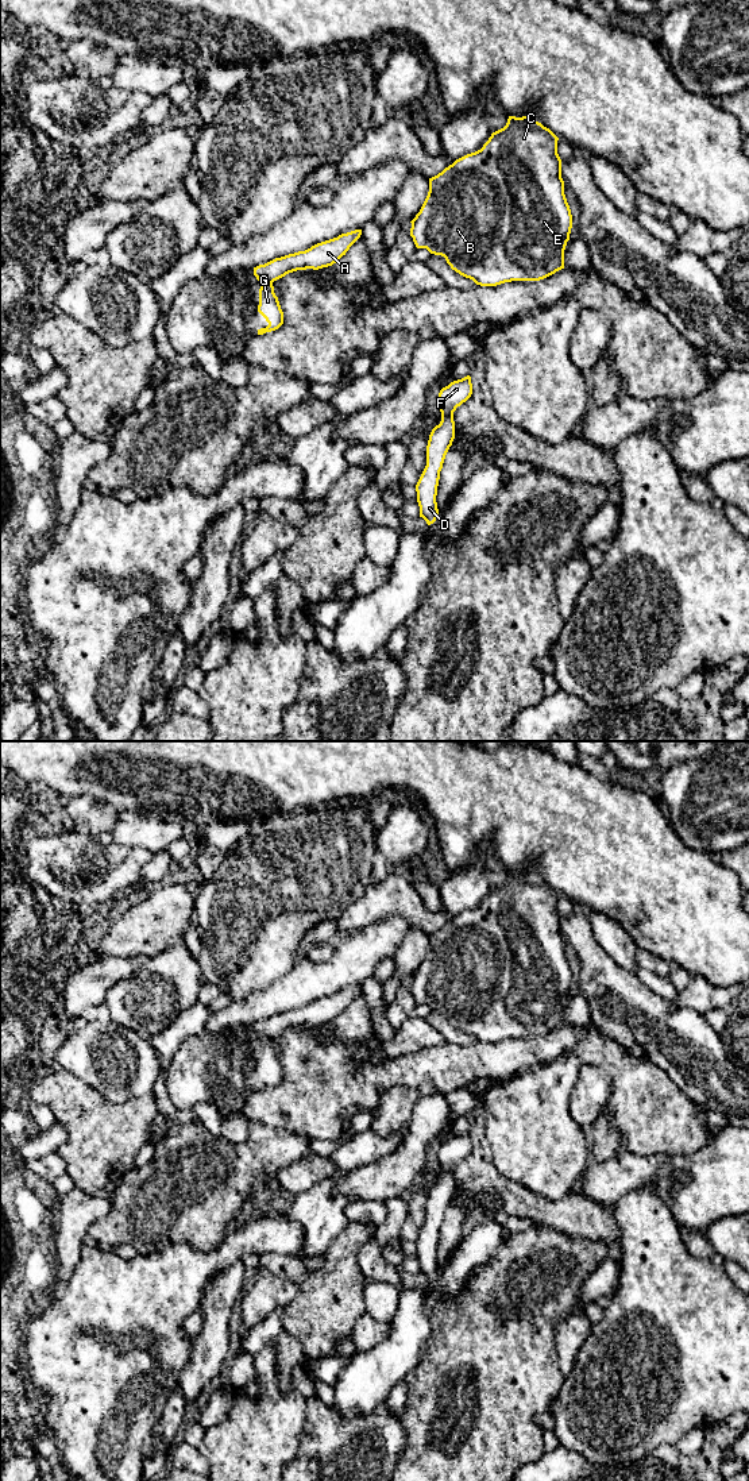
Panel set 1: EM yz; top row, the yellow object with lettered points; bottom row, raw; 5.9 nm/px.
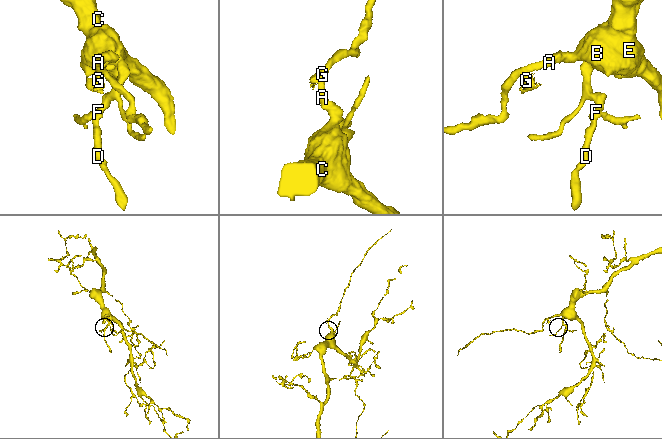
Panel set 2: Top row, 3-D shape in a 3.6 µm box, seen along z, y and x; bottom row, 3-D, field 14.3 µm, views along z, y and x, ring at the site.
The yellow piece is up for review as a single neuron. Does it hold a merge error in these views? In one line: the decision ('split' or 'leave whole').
split

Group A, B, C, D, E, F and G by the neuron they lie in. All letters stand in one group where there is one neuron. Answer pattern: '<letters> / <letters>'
A B C D E F / G

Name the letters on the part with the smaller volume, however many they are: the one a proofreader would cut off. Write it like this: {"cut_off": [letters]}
{"cut_off": ["G"]}

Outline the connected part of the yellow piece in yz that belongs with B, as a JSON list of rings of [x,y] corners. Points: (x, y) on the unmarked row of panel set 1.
[[[509,872],[506,882],[493,888],[480,906],[456,915],[429,934],[428,952],[410,977],[410,992],[416,1003],[444,1013],[452,1026],[480,1042],[540,1037],[564,1025],[572,971],[564,950],[557,896],[541,879],[528,872]]]

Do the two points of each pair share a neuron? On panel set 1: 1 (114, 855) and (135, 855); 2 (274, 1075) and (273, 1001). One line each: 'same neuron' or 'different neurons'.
1: same neuron
2: different neurons

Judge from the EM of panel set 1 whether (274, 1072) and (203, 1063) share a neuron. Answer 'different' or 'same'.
same

